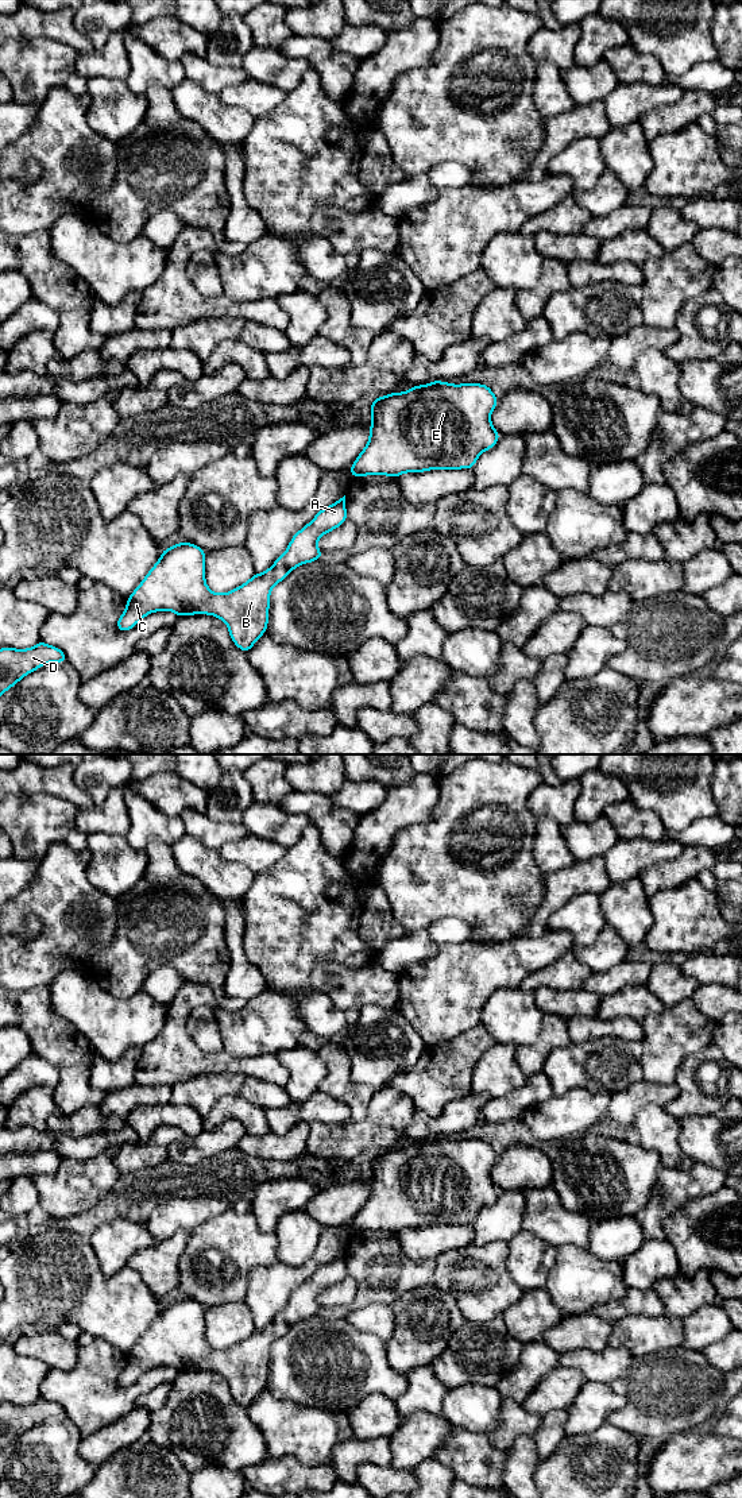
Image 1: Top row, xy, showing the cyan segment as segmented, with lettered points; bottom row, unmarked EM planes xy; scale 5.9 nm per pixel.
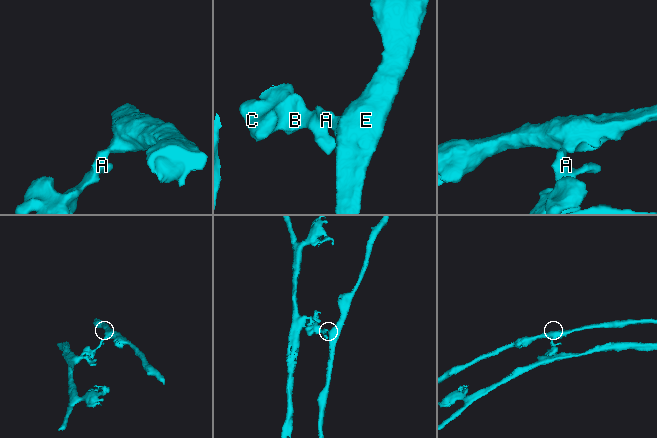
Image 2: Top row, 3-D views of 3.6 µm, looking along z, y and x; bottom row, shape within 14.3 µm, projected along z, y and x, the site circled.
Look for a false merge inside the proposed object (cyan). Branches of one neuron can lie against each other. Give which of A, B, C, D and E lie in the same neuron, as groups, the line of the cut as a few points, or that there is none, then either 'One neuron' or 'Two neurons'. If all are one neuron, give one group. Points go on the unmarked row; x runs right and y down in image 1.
Groups: A B C D / E. Split along xy (350, 1226), (354, 1230). Two neurons

